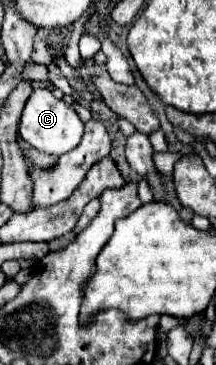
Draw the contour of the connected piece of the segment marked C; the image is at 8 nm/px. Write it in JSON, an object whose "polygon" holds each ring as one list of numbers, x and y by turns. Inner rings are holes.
{"polygon":[[34,89,22,111,18,133,34,149,38,149,42,153,50,153,50,155,62,155,80,143,80,137,84,133,84,123,78,119,76,111,70,105,66,105,62,99,56,99,52,95,52,91]]}

